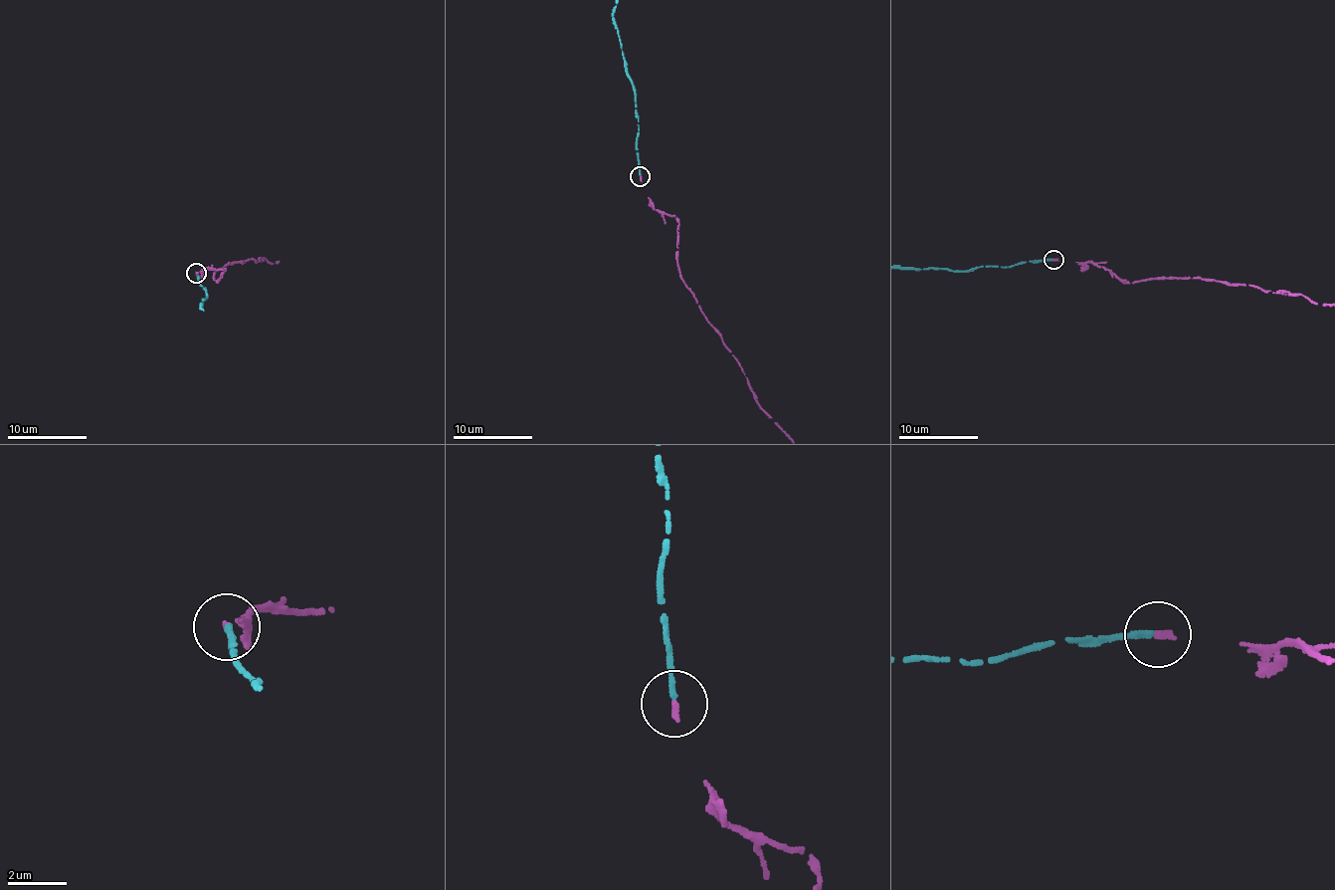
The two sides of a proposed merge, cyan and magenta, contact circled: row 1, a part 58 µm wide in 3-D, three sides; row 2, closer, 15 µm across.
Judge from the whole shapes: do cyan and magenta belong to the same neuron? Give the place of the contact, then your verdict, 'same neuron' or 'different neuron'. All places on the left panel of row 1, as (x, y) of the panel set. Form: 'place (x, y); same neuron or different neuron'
place (196, 273); same neuron

